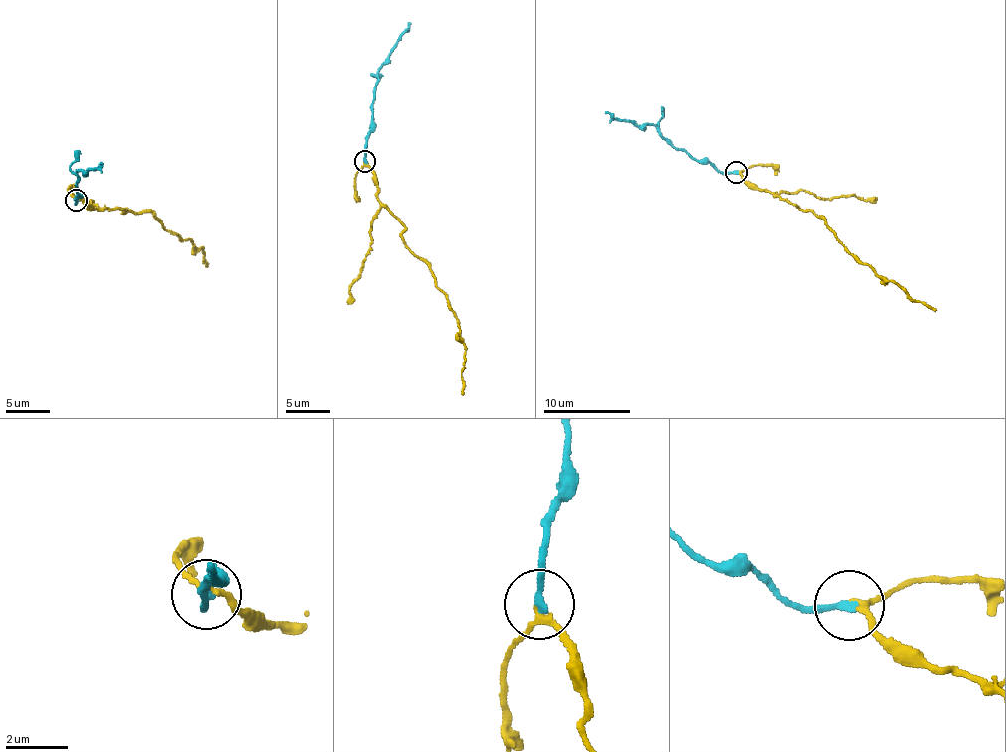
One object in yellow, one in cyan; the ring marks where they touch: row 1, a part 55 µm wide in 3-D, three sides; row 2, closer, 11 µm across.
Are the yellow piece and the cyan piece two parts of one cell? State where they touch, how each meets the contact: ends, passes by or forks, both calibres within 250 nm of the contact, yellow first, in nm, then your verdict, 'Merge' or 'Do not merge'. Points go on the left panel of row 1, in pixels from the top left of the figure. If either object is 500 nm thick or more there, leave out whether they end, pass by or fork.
Place: (76, 200). At the ring yellow passes by. At the ring cyan ends. Thickness 150 nm (yellow) against 220 nm. Merge

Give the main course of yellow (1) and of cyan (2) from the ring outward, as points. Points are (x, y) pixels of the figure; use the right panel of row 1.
1: (736, 170), (744, 181), (823, 218), (849, 254), (935, 311)
2: (736, 173), (719, 172), (708, 162), (695, 160), (653, 126), (621, 121), (604, 112)

